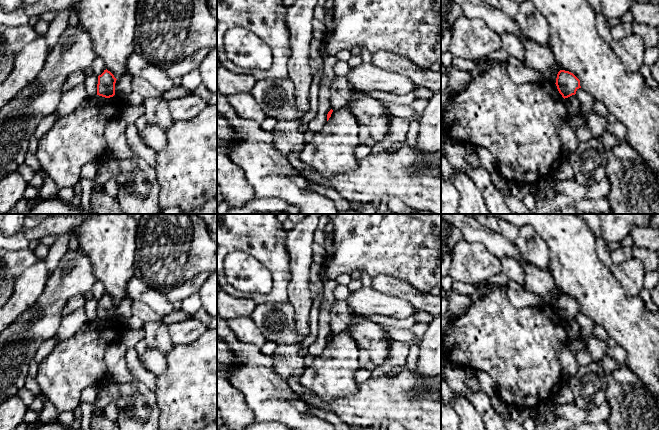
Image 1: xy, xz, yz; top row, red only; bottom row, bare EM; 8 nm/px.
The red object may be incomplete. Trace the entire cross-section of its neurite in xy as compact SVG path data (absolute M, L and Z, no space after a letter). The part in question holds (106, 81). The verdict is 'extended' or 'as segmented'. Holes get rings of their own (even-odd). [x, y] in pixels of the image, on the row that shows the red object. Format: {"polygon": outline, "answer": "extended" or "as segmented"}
{"polygon": "M107 69L98 76L97 95L110 98L115 95L116 78Z", "answer": "as segmented"}

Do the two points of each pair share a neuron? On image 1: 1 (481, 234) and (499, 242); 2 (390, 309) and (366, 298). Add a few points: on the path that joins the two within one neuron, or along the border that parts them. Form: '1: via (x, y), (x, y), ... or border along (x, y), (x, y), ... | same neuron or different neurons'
1: via (485, 237), (495, 242) | same neuron
2: via (384, 305), (372, 302) | same neuron

